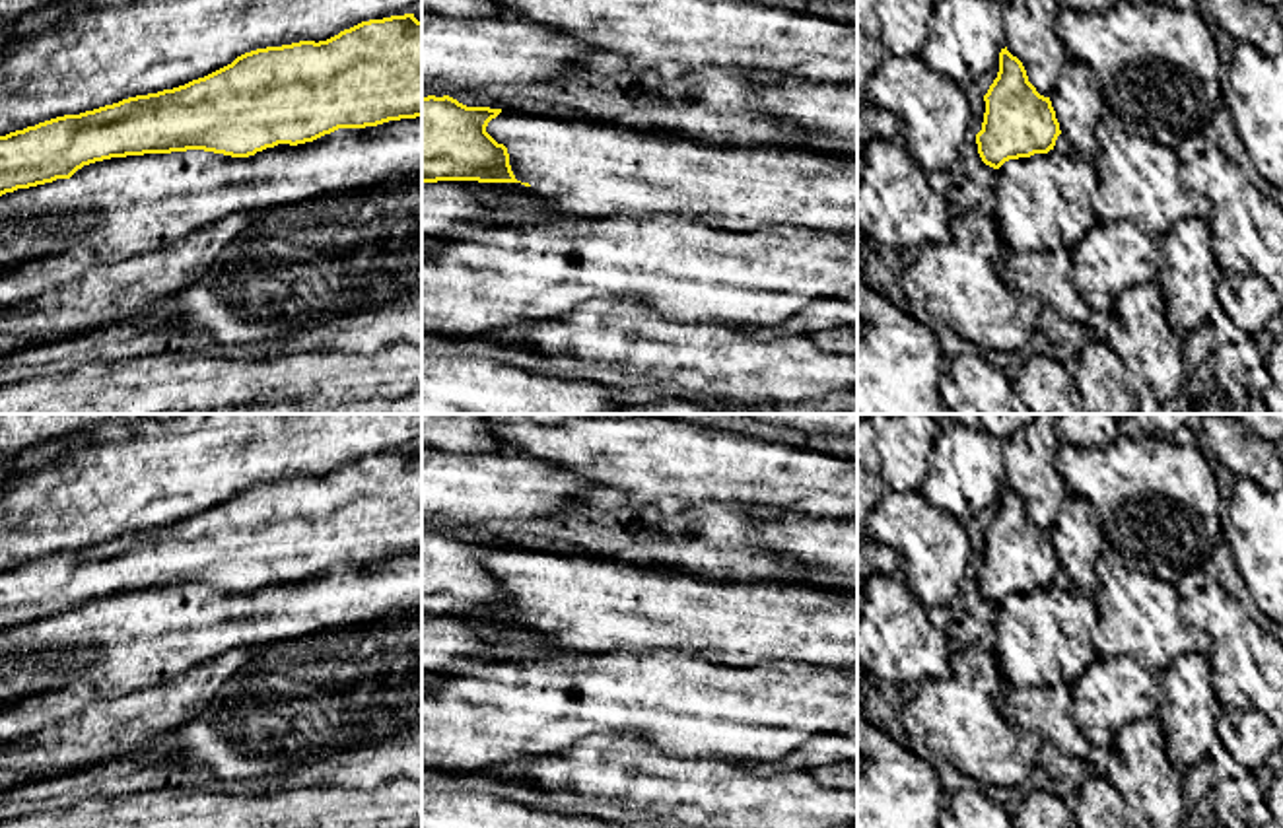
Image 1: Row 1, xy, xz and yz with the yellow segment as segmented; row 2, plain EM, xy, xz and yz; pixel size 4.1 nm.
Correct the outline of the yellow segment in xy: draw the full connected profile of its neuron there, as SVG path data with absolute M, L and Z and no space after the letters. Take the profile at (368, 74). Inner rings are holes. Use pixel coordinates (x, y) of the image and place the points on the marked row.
M414 14L369 19L327 41L299 41L245 52L231 64L173 89L128 97L0 136L0 196L70 179L84 165L111 157L187 150L249 157L278 144L313 142L338 128L365 128L416 117L422 117L422 21Z

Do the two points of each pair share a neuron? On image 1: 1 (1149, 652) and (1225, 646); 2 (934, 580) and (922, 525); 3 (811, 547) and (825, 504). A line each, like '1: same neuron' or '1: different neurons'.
1: different neurons
2: same neuron
3: different neurons

